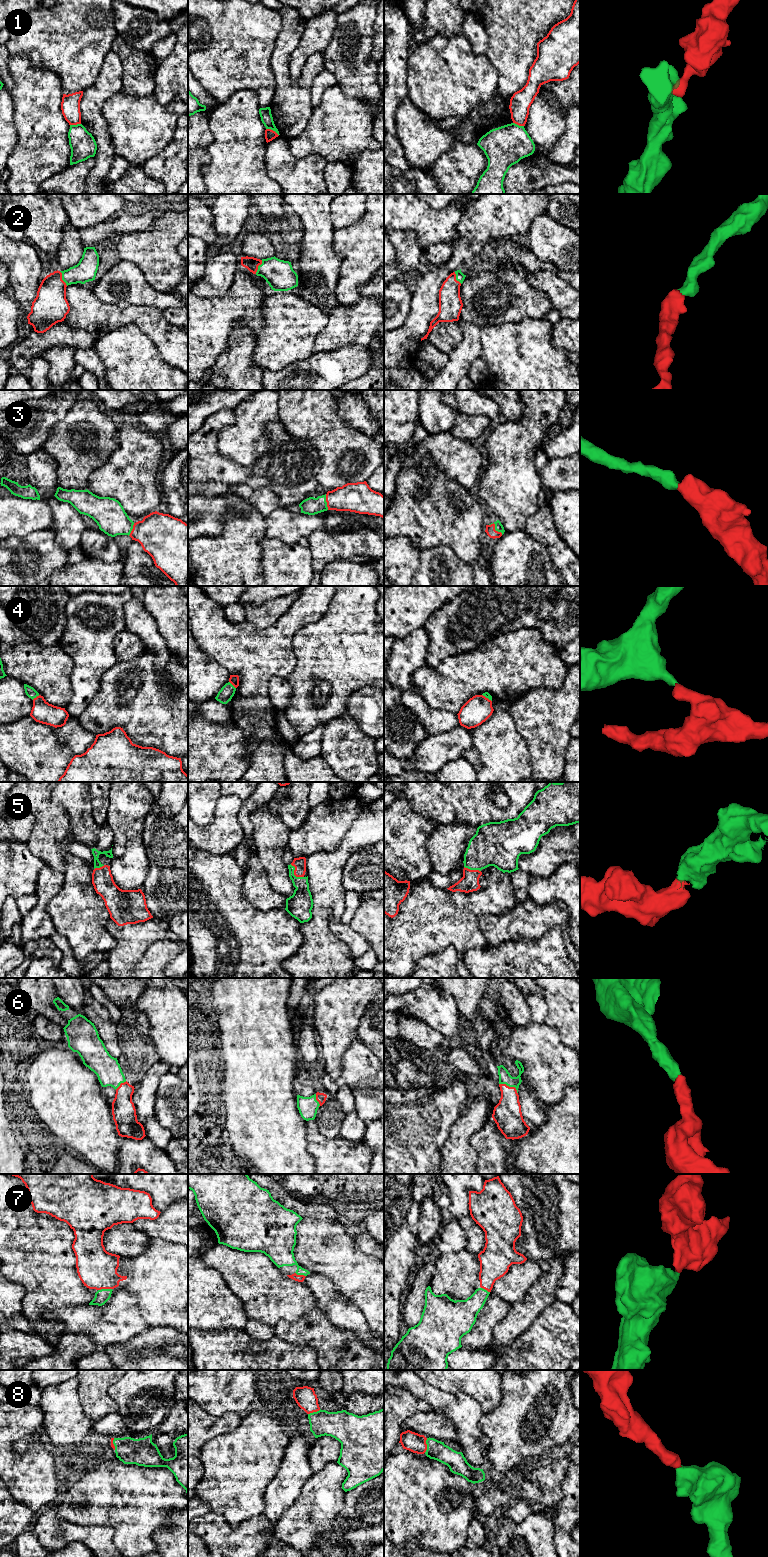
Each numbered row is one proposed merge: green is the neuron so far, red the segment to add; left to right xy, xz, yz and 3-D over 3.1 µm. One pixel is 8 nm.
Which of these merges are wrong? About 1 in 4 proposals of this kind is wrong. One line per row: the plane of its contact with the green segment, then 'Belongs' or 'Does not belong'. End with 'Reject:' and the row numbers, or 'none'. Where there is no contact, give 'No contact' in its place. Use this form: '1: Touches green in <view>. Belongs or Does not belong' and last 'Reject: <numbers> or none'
1: Touches green in xz. Does not belong
2: Touches green in xy. Belongs
3: Touches green in yz. Belongs
4: Touches green in xy. Does not belong
5: Touches green in xz. Belongs
6: Touches green in yz. Belongs
7: Touches green in xy. Belongs
8: Touches green in yz. Belongs
Reject: 1, 4

